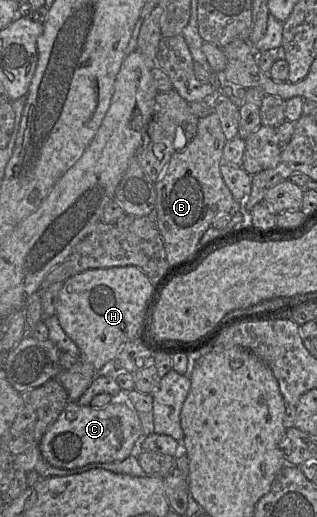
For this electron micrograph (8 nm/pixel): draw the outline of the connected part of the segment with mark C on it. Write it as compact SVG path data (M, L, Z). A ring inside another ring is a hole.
M69 401L57 420L44 434L39 450L43 458L52 466L75 469L91 463L122 462L132 455L143 438L142 424L138 414L127 402L111 402L105 407L93 408Z

